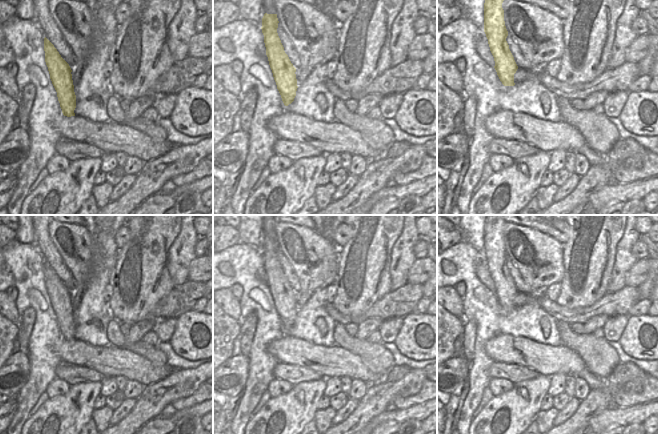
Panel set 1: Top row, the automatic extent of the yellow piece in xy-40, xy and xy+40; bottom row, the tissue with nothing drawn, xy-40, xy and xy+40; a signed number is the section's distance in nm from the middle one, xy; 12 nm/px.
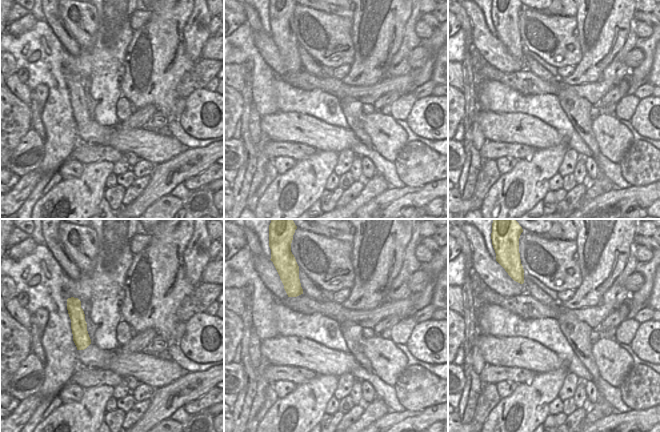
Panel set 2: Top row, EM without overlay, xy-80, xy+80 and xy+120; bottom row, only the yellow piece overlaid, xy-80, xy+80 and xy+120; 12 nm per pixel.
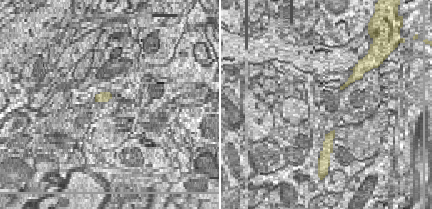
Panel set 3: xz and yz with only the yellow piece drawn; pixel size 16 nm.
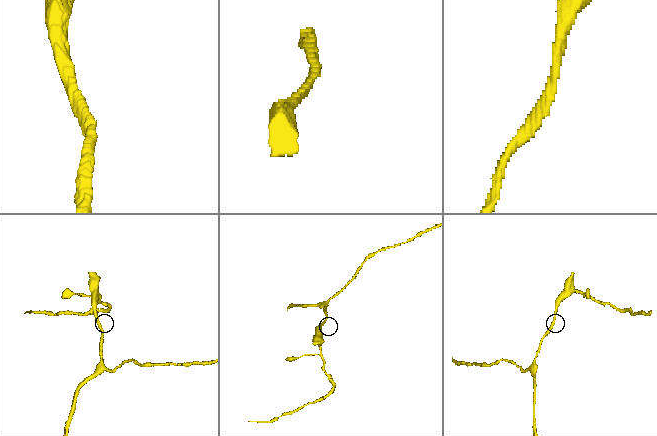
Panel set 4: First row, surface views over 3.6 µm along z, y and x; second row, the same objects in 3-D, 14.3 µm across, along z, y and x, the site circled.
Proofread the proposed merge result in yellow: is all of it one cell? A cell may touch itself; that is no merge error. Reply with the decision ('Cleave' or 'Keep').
Keep.

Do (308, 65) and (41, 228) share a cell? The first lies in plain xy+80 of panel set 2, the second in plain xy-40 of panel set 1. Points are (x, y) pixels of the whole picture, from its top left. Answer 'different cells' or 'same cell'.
same cell

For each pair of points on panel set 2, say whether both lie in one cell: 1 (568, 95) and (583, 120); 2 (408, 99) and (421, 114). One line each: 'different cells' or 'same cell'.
1: same cell
2: different cells

